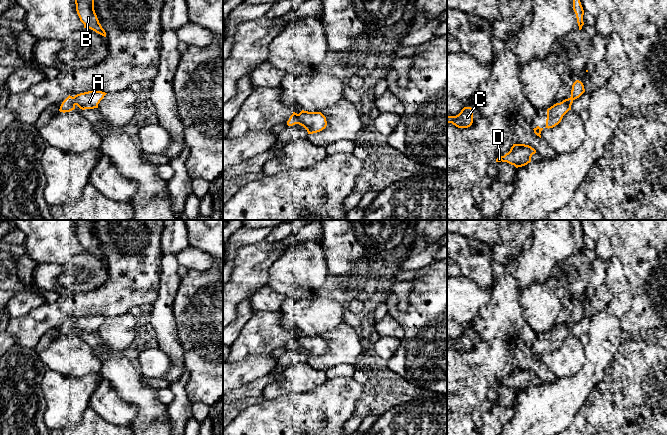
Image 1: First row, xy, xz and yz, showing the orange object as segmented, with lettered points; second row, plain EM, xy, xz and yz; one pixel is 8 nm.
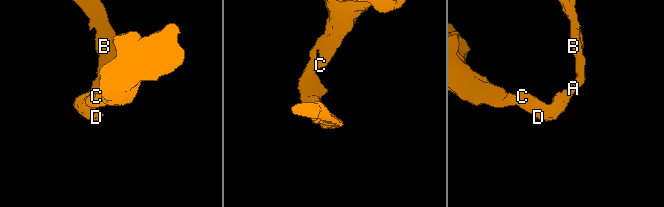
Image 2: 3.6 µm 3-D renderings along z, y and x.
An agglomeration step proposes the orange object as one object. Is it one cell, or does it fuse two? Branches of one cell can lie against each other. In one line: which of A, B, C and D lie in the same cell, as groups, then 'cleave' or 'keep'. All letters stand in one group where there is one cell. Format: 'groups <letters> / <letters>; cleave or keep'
groups A B C D; keep

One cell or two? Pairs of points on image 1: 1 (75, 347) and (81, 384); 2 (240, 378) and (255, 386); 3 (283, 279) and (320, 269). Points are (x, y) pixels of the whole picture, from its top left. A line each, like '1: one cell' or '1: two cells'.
1: two cells
2: two cells
3: one cell

